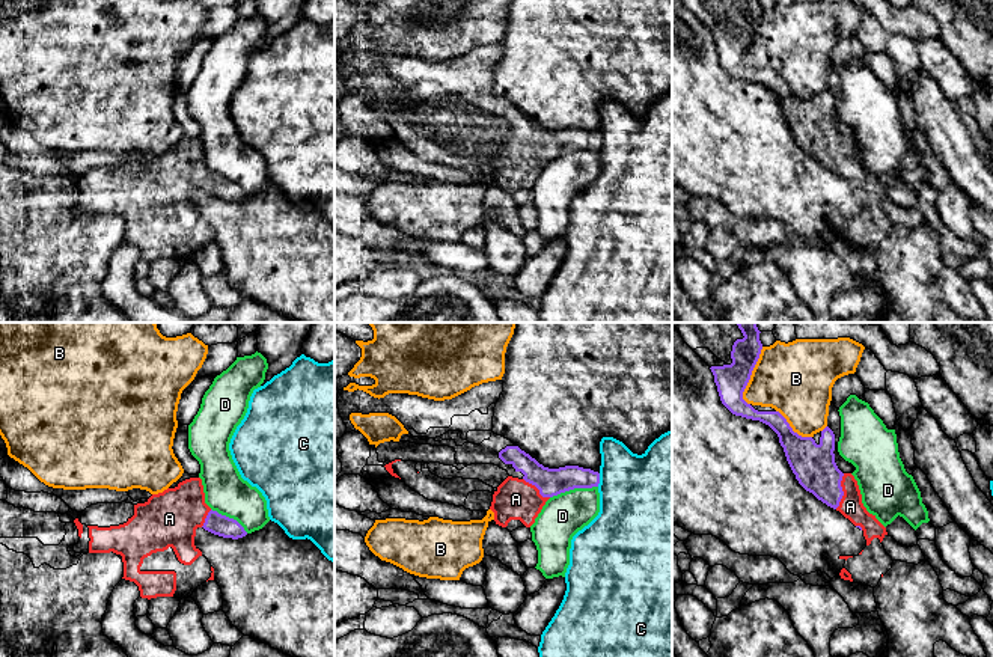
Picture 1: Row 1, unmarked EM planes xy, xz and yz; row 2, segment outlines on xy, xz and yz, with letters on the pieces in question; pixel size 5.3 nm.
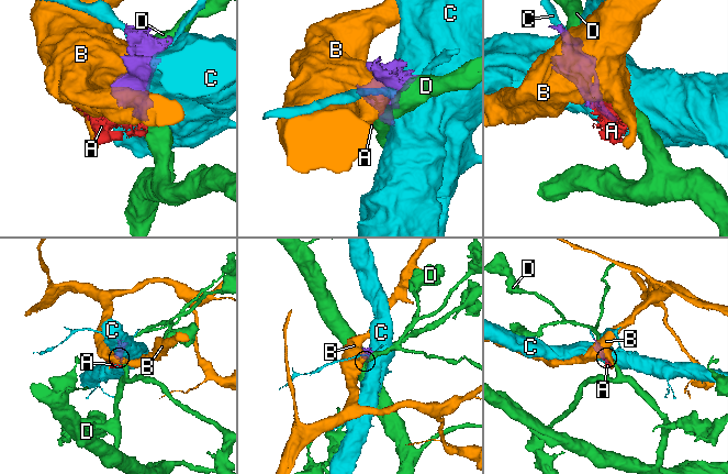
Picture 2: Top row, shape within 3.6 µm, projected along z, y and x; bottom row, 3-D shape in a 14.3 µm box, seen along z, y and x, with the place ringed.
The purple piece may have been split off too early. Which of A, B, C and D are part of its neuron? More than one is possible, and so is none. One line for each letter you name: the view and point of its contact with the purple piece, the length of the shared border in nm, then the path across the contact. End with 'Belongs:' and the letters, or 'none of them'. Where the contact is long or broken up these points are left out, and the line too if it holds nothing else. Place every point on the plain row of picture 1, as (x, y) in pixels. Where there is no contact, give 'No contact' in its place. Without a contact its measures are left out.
A: Touches purple at yz (843, 154). Shared border 200 nm
Belongs: A

